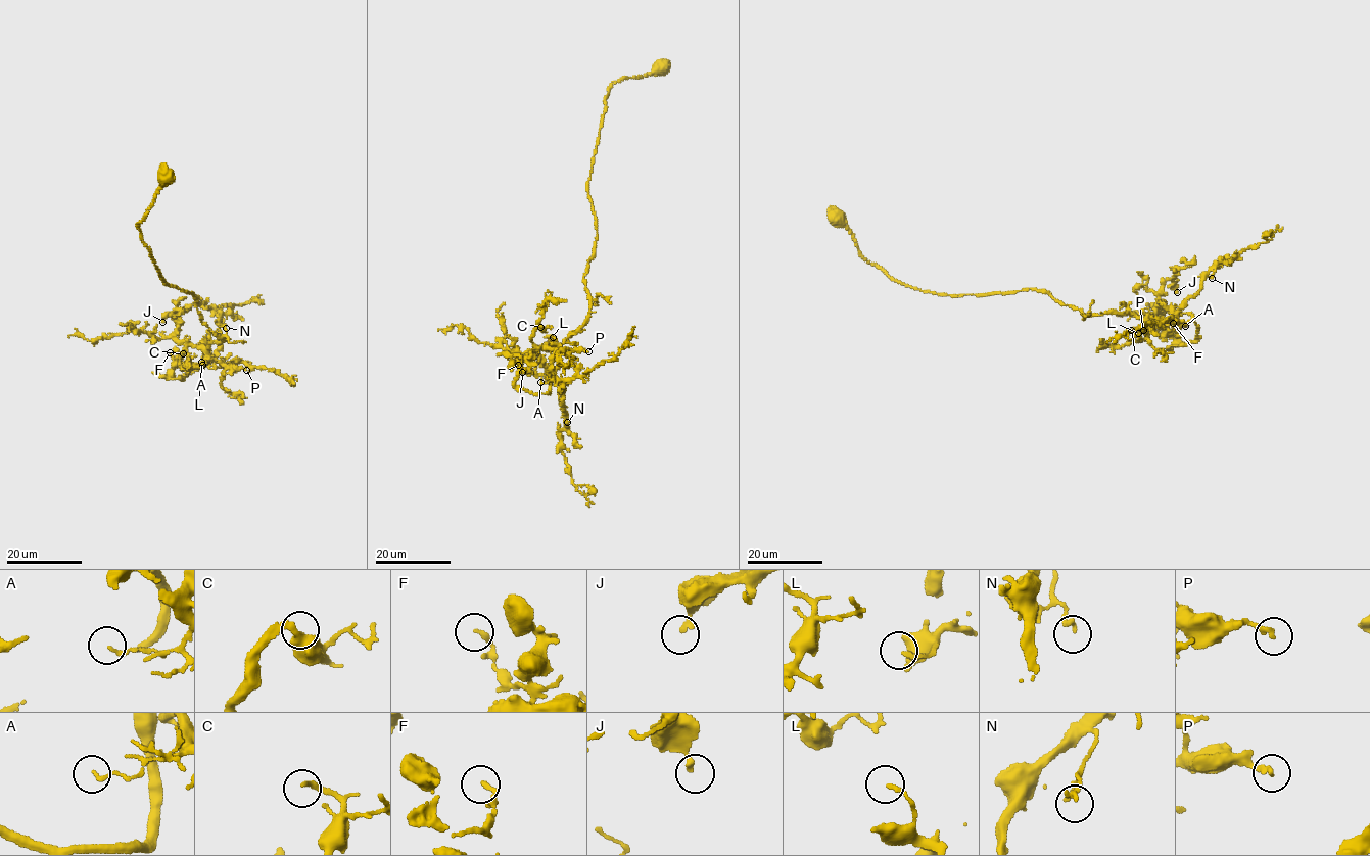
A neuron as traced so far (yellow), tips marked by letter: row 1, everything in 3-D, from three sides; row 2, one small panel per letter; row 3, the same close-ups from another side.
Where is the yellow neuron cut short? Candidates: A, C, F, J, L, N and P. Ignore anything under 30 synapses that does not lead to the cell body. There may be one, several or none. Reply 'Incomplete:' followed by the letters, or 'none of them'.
Incomplete: none of them

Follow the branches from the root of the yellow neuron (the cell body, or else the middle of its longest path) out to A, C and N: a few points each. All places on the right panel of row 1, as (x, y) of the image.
A: (839, 219), (860, 254), (922, 290), (1036, 288), (1086, 315), (1185, 326)
C: (839, 219), (860, 254), (912, 287), (1036, 288), (1086, 315), (1150, 317), (1146, 337), (1131, 330)
N: (839, 219), (867, 262), (938, 294), (1036, 288), (1086, 315), (1132, 313), (1162, 325), (1215, 269), (1212, 278)

